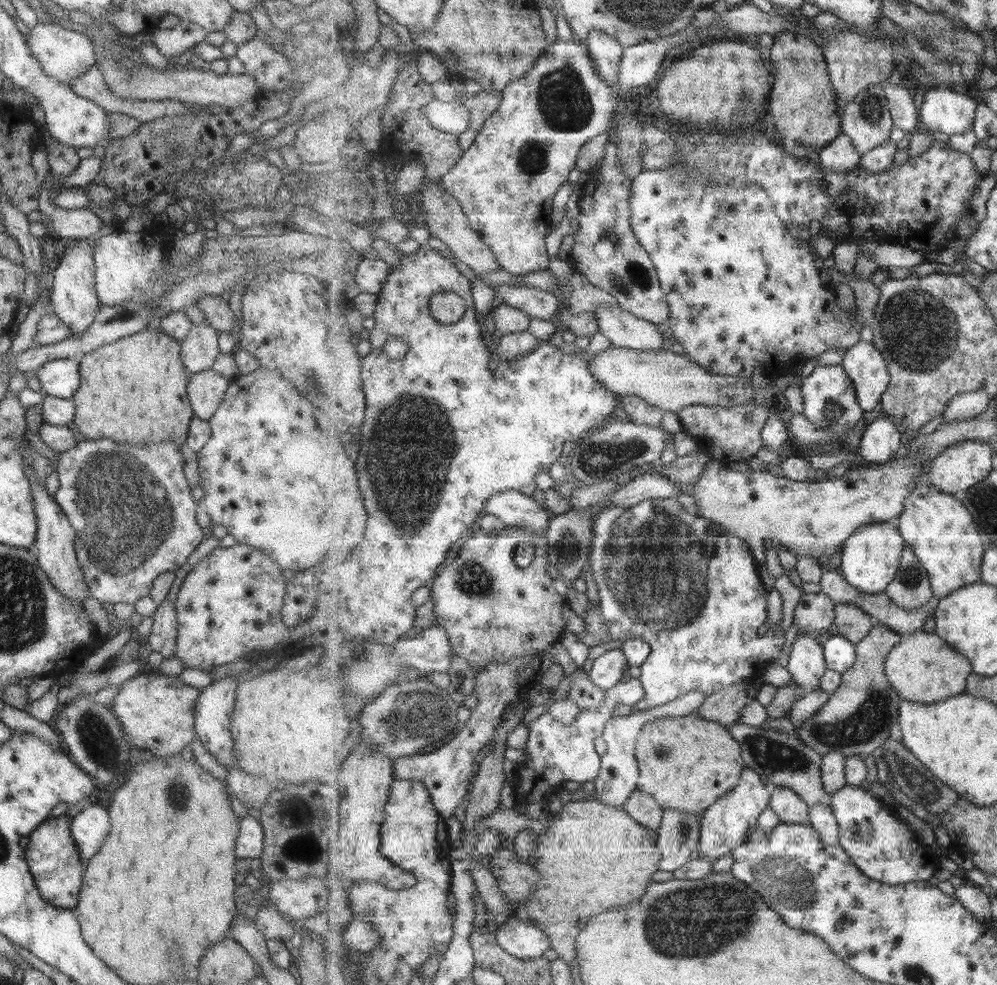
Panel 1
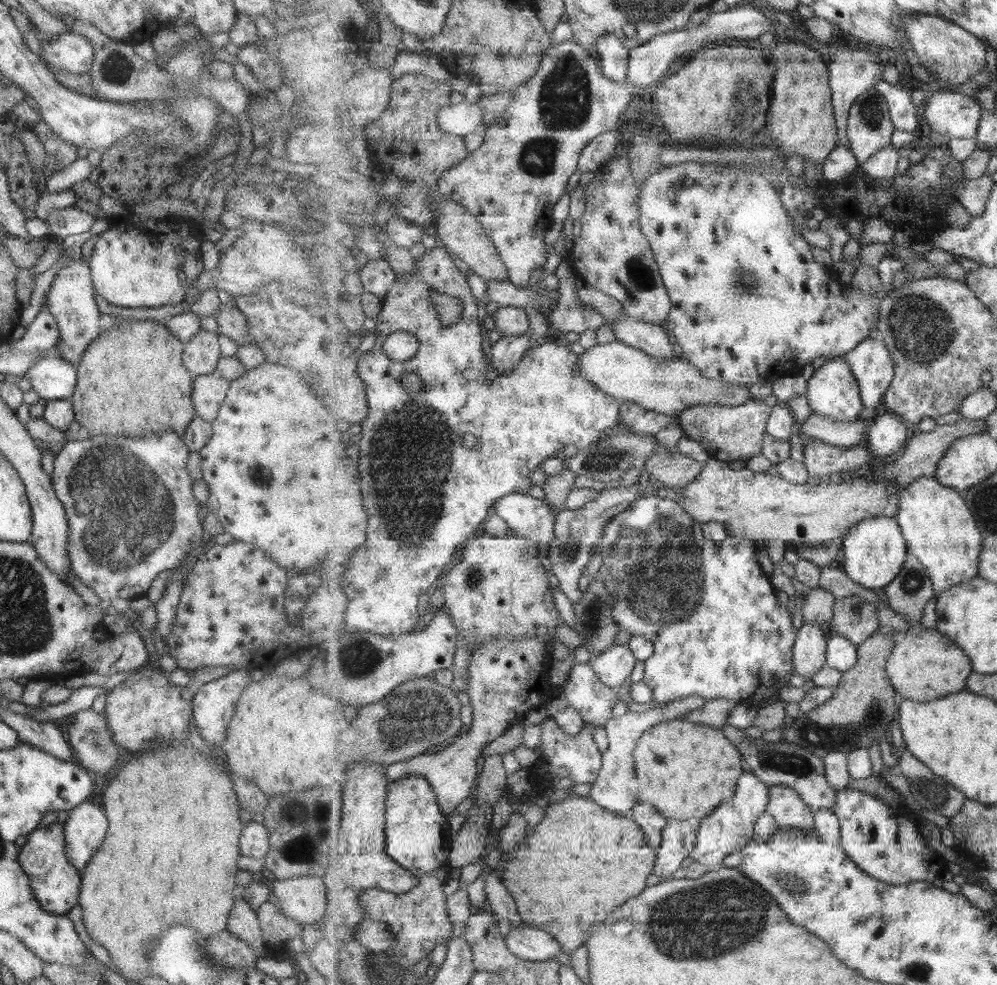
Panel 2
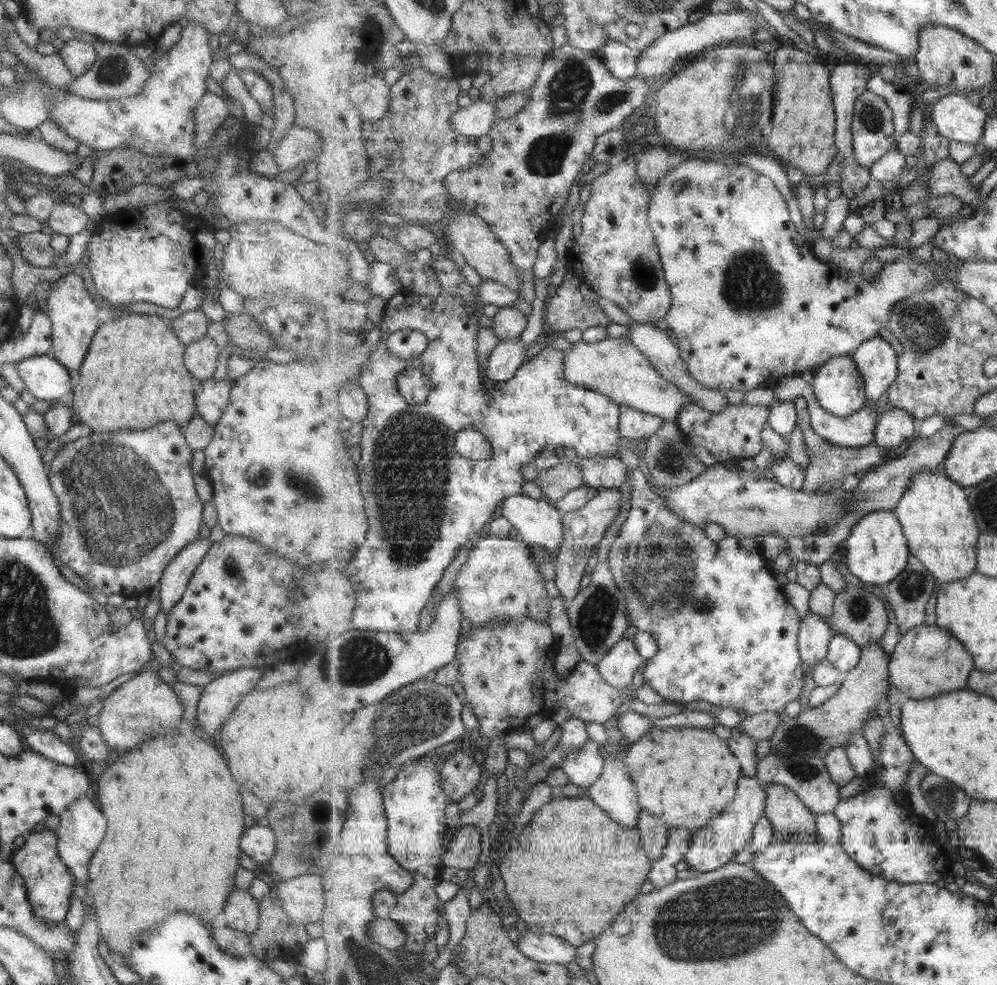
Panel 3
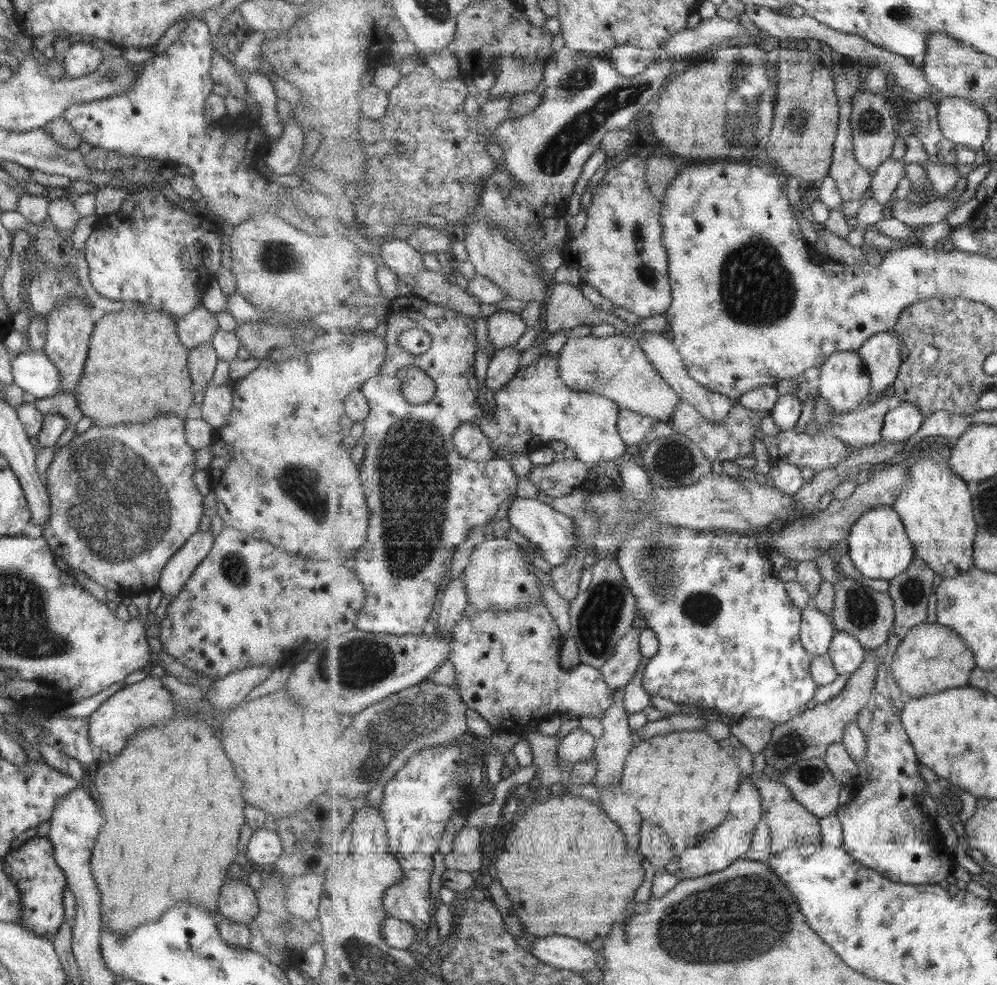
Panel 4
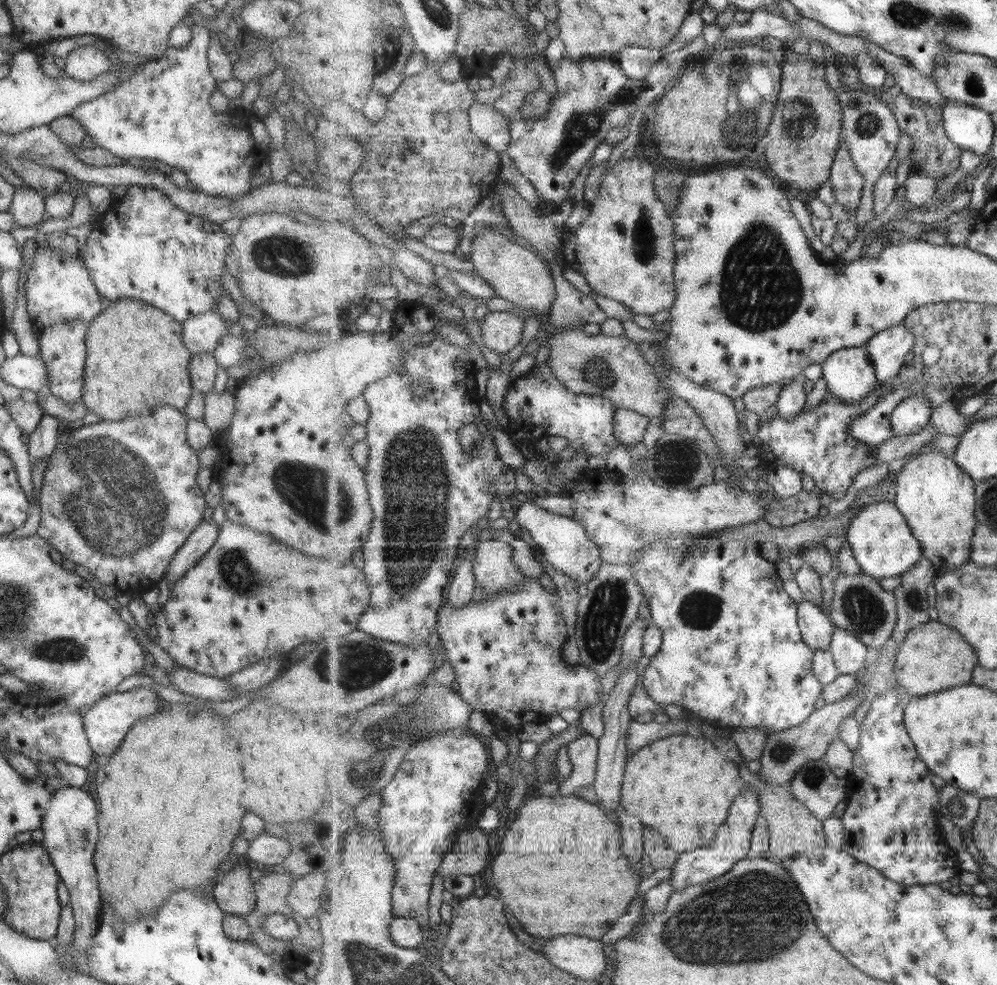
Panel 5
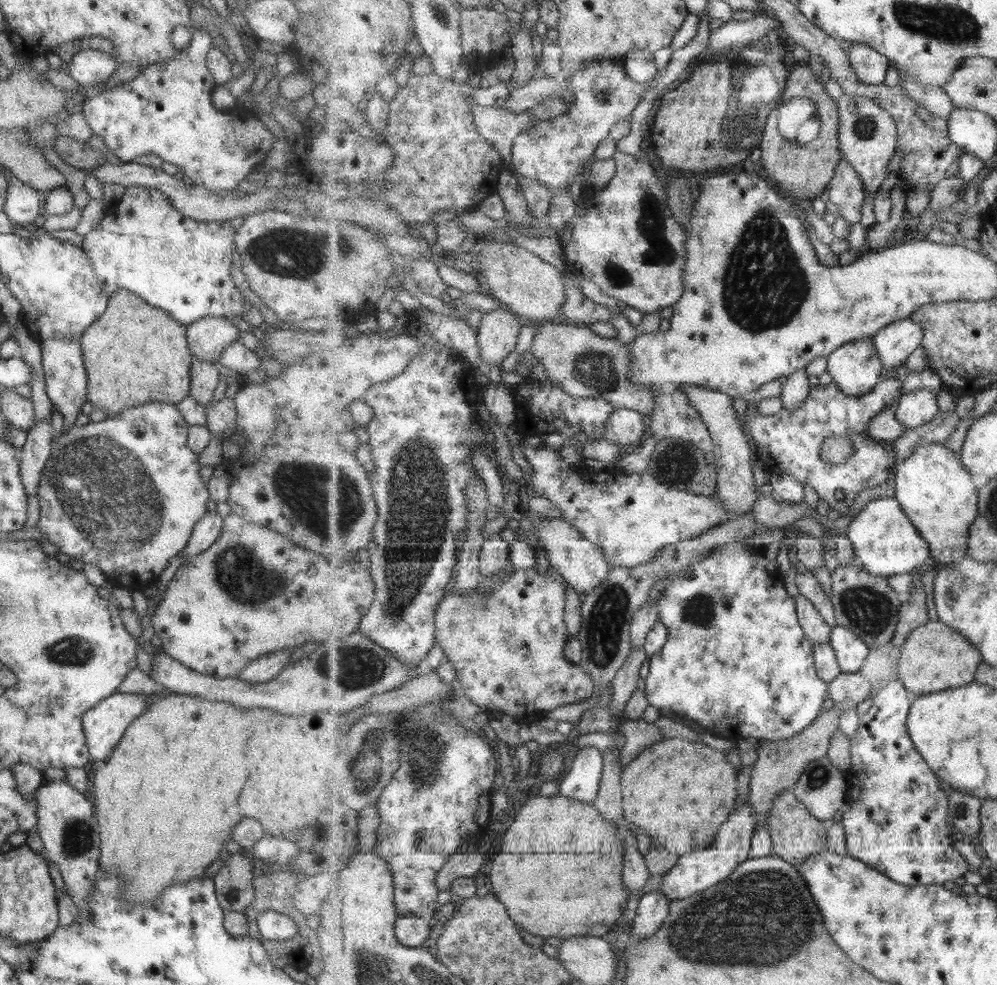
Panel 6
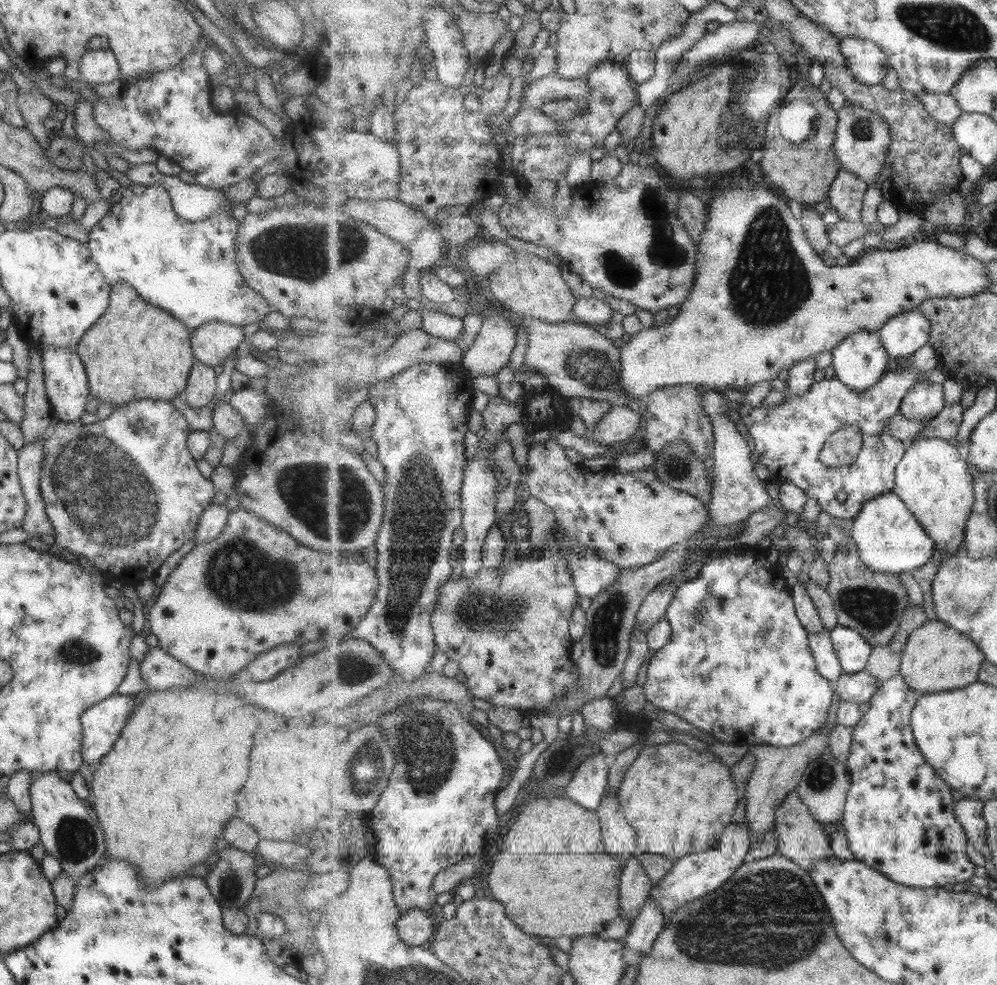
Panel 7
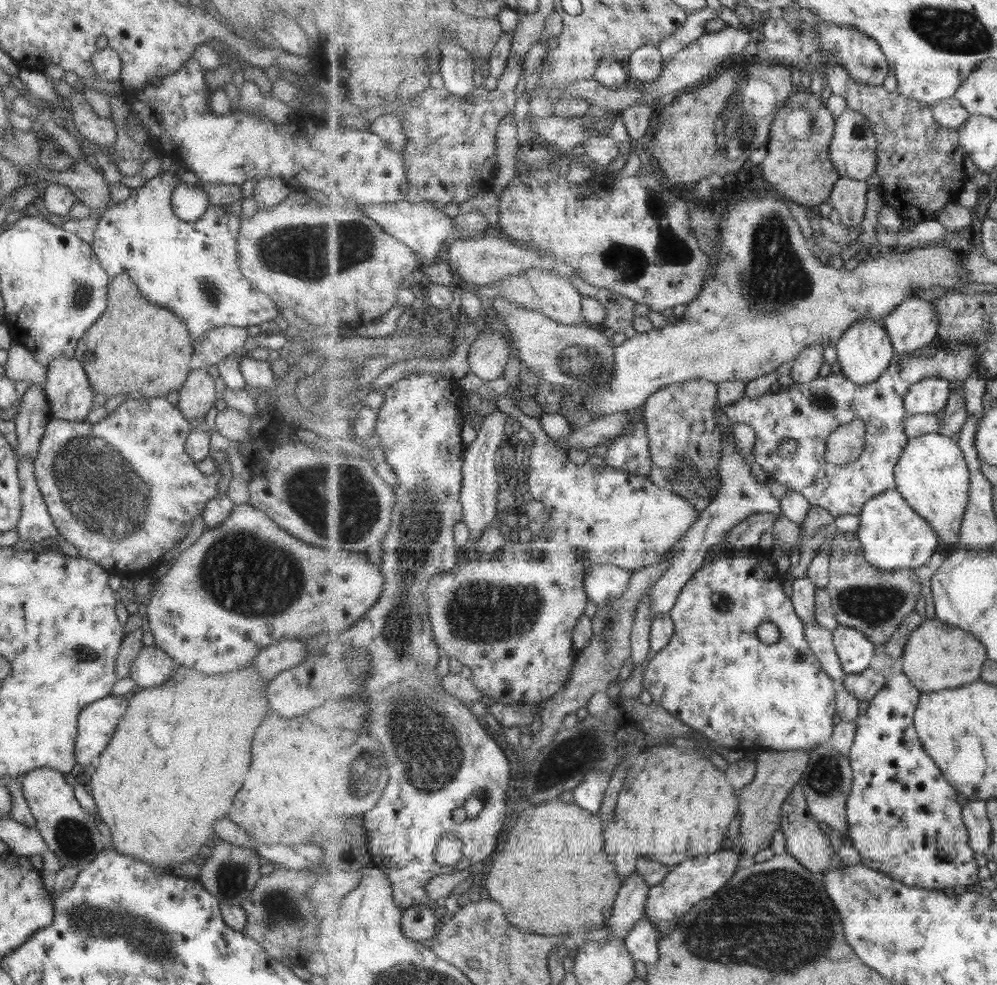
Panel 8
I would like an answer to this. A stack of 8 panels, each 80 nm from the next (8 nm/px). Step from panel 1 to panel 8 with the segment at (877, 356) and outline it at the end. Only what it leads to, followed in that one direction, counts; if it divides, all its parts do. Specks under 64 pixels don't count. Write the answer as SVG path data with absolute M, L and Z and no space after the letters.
M913 297L884 317L896 352L907 353L933 344L938 338L938 310L934 302Z

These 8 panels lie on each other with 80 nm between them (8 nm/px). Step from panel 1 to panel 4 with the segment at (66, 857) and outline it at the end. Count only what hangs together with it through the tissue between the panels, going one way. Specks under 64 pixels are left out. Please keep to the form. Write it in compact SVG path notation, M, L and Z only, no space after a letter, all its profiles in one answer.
M35 835L23 840L21 846L3 858L3 870L15 883L20 894L20 924L23 928L46 938L54 935L64 923L63 895L68 893L63 871L56 865L47 837Z

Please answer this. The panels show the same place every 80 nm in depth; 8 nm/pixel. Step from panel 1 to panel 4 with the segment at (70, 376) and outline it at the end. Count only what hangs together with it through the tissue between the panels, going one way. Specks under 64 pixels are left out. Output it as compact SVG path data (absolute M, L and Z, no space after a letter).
M19 352L11 357L10 365L13 384L36 399L60 393L58 370L42 352Z

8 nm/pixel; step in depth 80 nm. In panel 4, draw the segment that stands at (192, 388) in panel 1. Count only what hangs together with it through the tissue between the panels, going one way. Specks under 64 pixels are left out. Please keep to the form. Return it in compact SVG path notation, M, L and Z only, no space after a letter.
M209 383L202 393L202 402L197 414L216 430L228 417L232 405L232 387L225 383L221 385Z

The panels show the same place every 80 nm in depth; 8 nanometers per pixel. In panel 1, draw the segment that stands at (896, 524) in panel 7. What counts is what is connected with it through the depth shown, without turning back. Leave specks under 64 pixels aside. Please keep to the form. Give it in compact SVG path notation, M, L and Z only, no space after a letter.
M883 521L861 527L857 533L851 535L842 547L841 570L844 577L863 592L878 594L895 580L902 563L902 554L906 541L897 527L896 521Z

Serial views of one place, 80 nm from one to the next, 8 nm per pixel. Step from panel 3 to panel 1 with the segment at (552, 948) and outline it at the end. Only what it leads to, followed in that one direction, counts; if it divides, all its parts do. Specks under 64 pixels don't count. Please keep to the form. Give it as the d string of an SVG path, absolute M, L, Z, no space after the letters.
M522 914L509 916L503 924L495 927L499 945L516 958L541 958L553 948L549 935Z

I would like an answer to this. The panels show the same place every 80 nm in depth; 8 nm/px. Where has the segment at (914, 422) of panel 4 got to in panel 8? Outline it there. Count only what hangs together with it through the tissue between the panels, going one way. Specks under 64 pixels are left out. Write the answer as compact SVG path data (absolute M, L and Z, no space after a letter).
M931 377L917 381L906 394L907 412L915 414L941 414L952 395L951 383L946 378Z

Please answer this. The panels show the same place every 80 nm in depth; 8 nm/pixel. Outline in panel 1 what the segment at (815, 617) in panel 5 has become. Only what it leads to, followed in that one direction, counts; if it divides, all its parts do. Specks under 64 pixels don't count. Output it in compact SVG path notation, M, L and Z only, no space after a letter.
M810 634L799 635L792 645L787 669L794 682L807 691L821 688L823 675L828 669L823 645Z

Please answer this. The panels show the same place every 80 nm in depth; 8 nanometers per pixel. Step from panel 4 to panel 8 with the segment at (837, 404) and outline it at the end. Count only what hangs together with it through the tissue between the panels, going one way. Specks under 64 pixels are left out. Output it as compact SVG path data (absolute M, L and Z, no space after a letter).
M884 317L864 318L862 321L856 322L840 338L835 347L841 372L859 384L877 381L893 362L896 352L889 330L886 329Z

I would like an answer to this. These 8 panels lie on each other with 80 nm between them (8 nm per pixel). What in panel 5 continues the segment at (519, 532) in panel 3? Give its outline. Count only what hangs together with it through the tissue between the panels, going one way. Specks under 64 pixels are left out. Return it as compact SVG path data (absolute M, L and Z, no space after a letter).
M533 497L523 502L511 515L520 527L526 529L529 535L535 538L535 543L545 552L545 562L549 562L552 568L568 574L578 583L589 584L595 578L599 567L604 563L600 546L590 540L590 536L577 519L539 507L534 503Z

